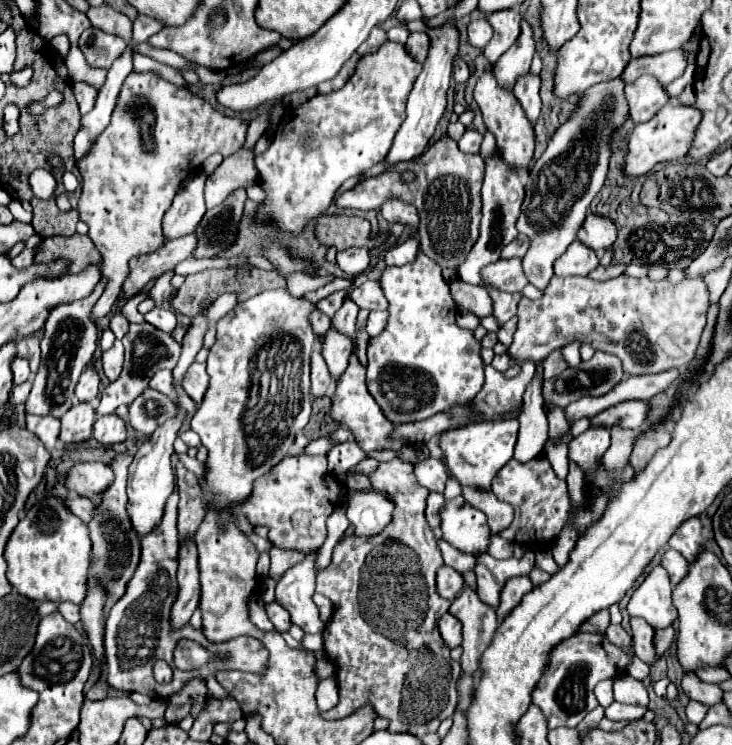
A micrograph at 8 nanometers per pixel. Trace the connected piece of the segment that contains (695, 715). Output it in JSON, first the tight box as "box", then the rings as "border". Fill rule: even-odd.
{"box":[685,700,709,725],"border":[[[689,700],[685,713],[688,722],[699,725],[707,714],[709,707],[695,700]]]}

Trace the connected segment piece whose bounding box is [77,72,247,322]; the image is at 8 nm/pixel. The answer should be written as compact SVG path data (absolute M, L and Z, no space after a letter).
M131 72L125 78L109 128L101 132L97 144L89 148L89 152L77 162L79 174L83 178L83 190L77 210L81 214L81 220L89 226L89 238L103 256L101 272L109 278L103 296L93 306L93 322L105 318L113 310L117 292L121 290L121 284L129 274L127 262L133 256L149 254L163 244L161 218L171 206L173 196L177 194L183 180L197 174L203 160L207 160L211 154L219 152L223 156L231 156L233 152L237 152L245 144L245 134L245 120L217 112L203 98L193 96L189 90L177 88L175 84L163 80L157 72Z

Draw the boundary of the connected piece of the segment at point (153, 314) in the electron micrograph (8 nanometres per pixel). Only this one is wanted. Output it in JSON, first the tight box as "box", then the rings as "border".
{"box":[145,308,177,334],"border":[[[153,308],[151,312],[145,314],[145,320],[147,320],[149,324],[153,324],[157,330],[169,332],[169,334],[175,330],[175,324],[177,324],[175,314],[169,312],[169,310],[163,310],[163,308]]]}

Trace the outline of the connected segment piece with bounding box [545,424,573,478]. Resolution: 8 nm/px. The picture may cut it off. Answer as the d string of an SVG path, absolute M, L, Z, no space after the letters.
M569 424L569 430L565 434L561 434L559 438L549 438L545 444L545 454L551 460L555 474L561 478L565 478L569 470L567 468L567 448L571 440L573 440L573 434L571 434L571 424Z

